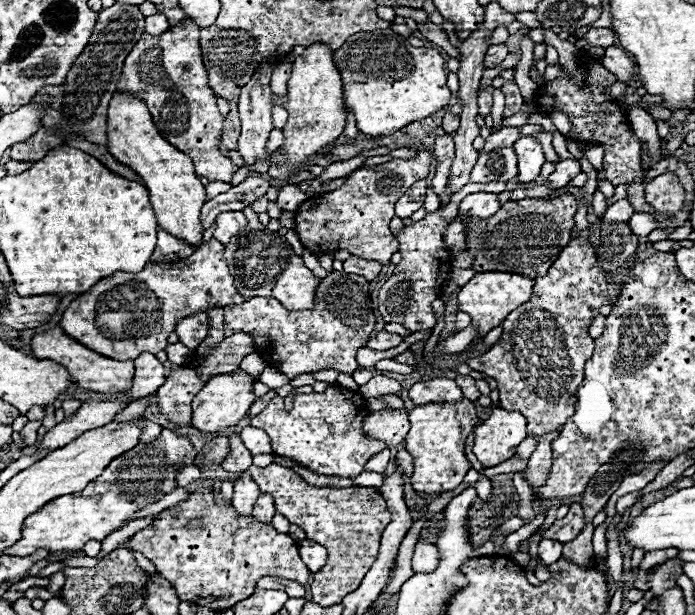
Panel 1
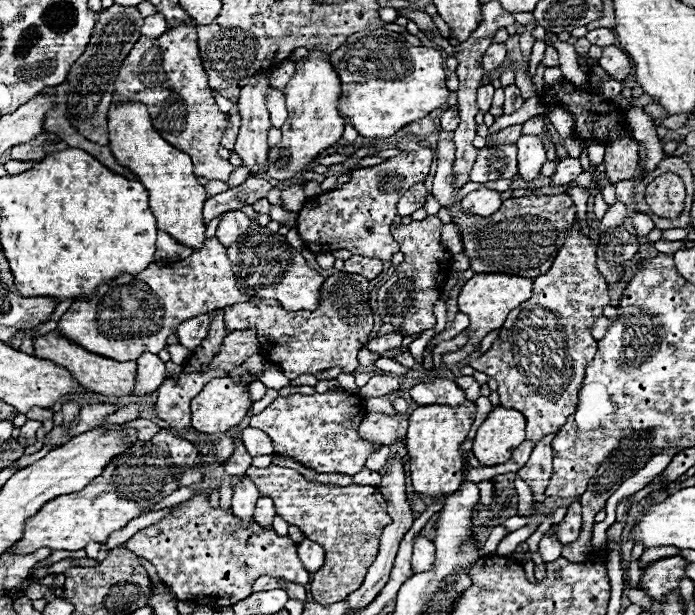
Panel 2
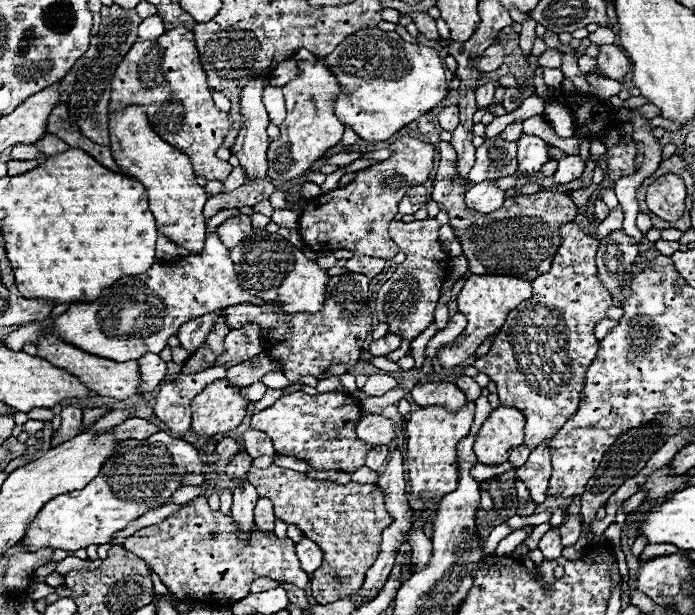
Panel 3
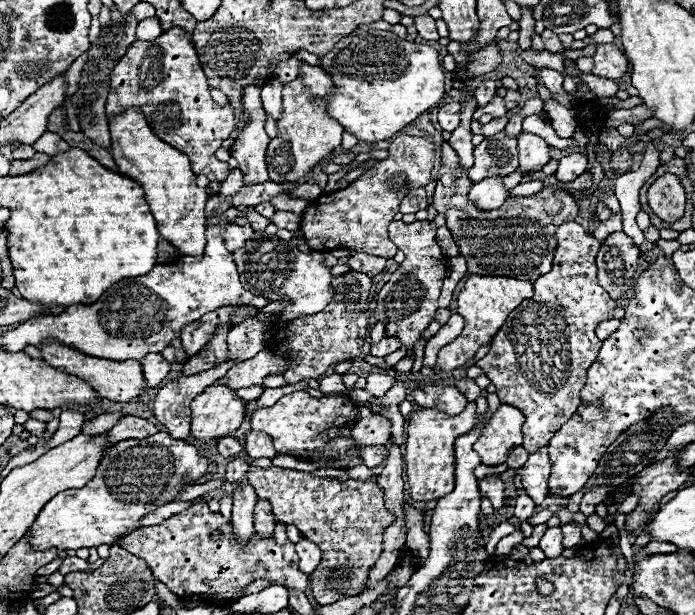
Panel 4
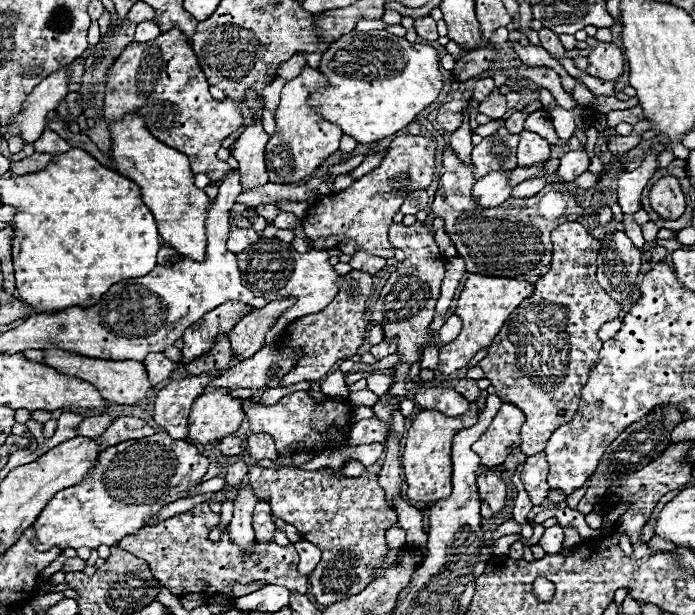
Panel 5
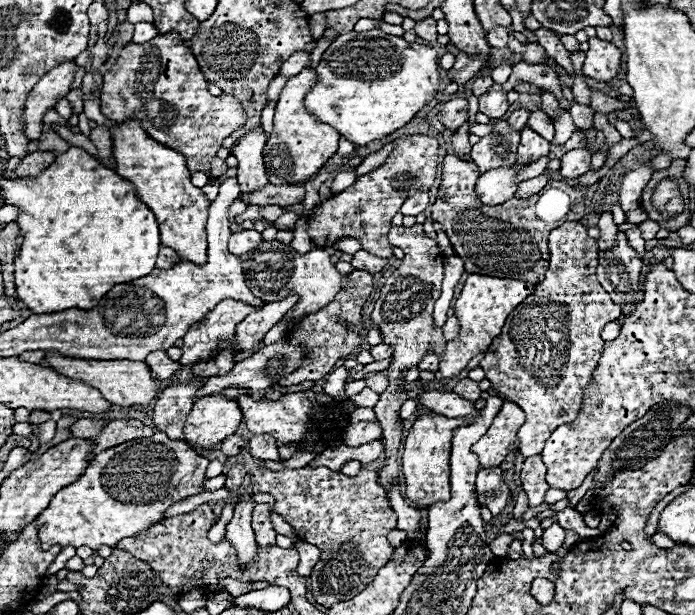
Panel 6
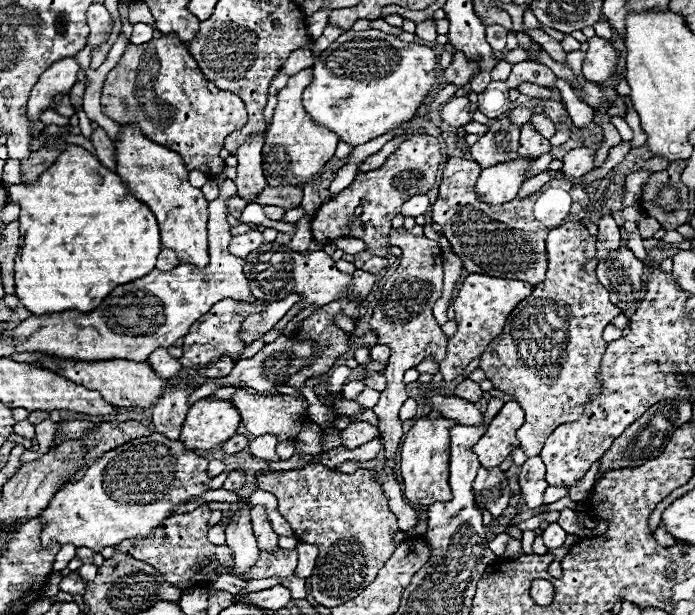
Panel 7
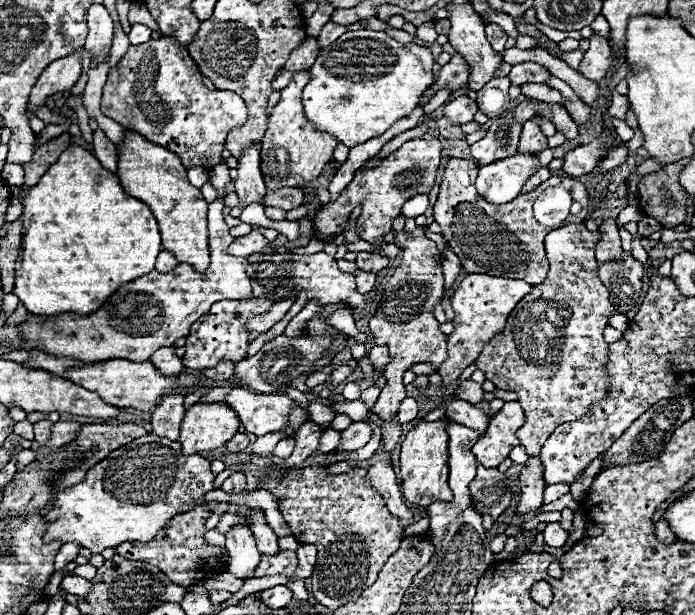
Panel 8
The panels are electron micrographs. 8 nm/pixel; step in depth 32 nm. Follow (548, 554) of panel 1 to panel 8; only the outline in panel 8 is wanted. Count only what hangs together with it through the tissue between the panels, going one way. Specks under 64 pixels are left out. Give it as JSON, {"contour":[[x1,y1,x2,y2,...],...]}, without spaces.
{"contour":[[550,522,542,534,544,534,546,546,552,546,552,548,562,548,564,542,568,540,568,532,558,522]]}

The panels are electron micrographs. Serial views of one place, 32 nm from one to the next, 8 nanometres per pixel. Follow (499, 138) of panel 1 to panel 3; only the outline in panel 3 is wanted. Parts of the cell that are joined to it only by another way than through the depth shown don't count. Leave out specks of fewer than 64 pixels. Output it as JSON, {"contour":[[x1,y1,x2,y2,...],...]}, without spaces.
{"contour":[[514,122,514,124,506,126,506,130,500,132,498,136,500,136,500,140,512,140,512,142,516,142,516,140,522,136,522,126,520,126,520,122]]}

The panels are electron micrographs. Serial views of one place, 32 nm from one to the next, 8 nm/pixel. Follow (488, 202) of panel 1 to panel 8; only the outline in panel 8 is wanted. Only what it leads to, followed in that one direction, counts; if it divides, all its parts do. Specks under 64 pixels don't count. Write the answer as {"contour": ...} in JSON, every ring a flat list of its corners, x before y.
{"contour":[[516,154,512,158,482,166,476,178,476,190,490,204,506,204,520,194,524,182,534,174,536,164,538,156]]}

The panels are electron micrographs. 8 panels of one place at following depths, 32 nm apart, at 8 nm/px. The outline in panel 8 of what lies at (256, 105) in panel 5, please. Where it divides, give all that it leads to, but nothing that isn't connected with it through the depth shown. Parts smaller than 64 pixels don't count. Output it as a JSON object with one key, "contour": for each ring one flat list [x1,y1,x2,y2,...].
{"contour":[[256,142,256,144,244,148,244,152,238,158,238,178,234,180,234,184,236,184,236,194,242,202,242,206,236,206,230,212,234,218,240,216,244,206,260,202,266,192,266,184,264,184,264,178,260,172,260,148,262,148,262,144]]}

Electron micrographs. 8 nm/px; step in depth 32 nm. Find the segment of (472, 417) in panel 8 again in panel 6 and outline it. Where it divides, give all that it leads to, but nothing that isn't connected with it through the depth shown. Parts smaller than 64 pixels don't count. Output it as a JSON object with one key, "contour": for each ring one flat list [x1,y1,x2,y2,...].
{"contour":[[428,390,428,392,422,392,418,396,418,400,422,406,426,406,438,414,444,414,448,418,466,418,466,416,478,418,480,416,480,412,472,406,472,402,458,396,456,392]]}

